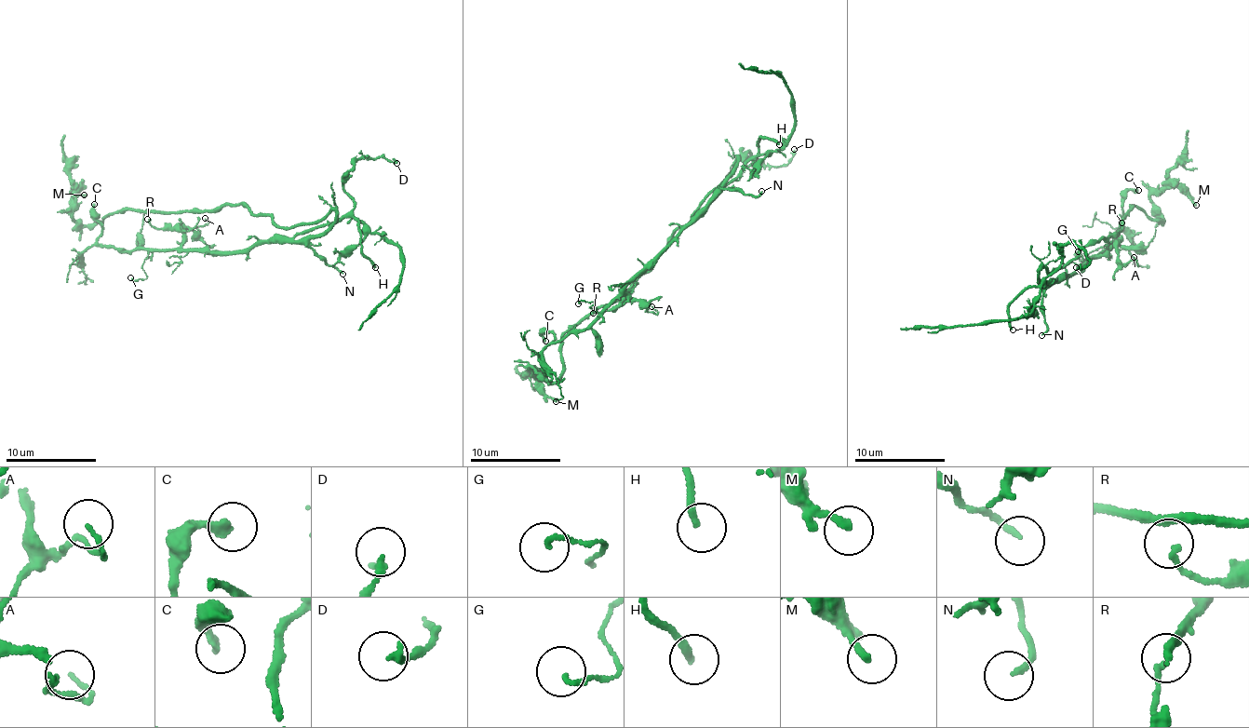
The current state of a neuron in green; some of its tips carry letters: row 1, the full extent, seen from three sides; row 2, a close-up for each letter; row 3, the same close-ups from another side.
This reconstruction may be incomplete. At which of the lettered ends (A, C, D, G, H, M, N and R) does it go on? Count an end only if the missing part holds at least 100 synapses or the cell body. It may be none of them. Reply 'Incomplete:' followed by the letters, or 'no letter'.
Incomplete: H

